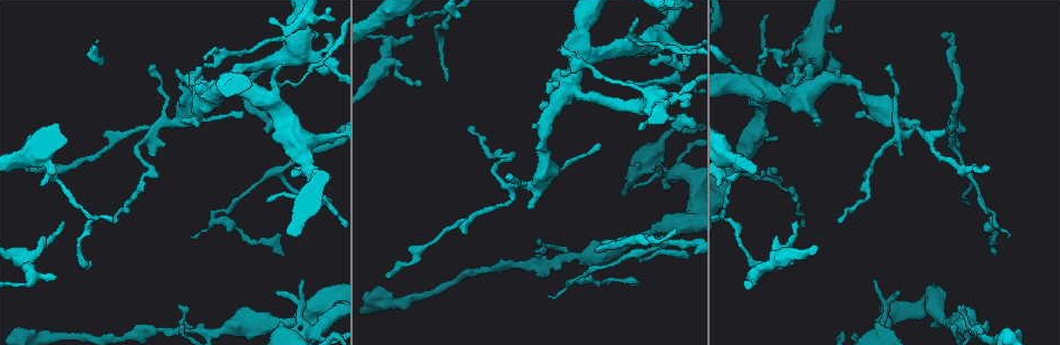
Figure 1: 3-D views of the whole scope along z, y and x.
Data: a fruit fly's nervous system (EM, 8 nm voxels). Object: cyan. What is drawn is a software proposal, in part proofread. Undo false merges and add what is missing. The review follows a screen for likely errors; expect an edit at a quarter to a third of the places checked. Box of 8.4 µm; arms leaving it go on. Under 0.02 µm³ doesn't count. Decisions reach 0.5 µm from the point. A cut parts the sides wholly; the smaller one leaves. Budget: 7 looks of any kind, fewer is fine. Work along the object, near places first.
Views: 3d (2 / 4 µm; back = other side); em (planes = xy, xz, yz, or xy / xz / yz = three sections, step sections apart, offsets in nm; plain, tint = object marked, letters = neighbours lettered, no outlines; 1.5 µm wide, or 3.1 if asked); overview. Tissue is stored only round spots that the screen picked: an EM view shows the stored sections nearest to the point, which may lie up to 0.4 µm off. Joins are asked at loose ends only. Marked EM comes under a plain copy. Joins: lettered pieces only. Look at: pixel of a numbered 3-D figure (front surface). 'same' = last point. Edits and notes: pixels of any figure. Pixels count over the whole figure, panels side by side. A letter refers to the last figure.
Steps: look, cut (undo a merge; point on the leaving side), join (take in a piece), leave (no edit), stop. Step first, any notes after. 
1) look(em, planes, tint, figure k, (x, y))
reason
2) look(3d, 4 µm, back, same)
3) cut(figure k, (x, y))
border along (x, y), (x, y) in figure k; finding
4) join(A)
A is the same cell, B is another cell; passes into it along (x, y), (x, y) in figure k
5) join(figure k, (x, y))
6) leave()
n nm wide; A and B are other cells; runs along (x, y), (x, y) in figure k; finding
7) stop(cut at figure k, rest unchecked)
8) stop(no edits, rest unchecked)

look(3d, 2 µm, figure 1, (764, 98))
free end

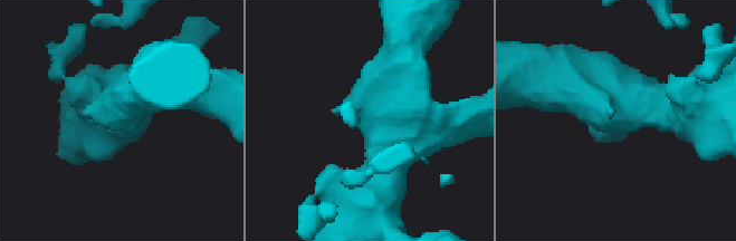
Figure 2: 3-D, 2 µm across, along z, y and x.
look(em, planes, tint, figure 2, (611, 115))

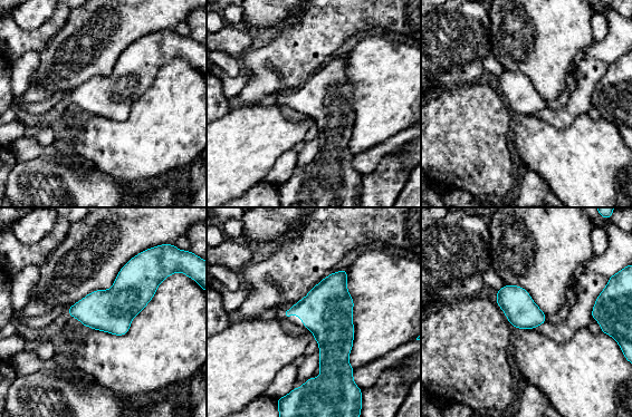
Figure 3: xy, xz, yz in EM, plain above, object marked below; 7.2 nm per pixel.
look(em, planes, letters, same)

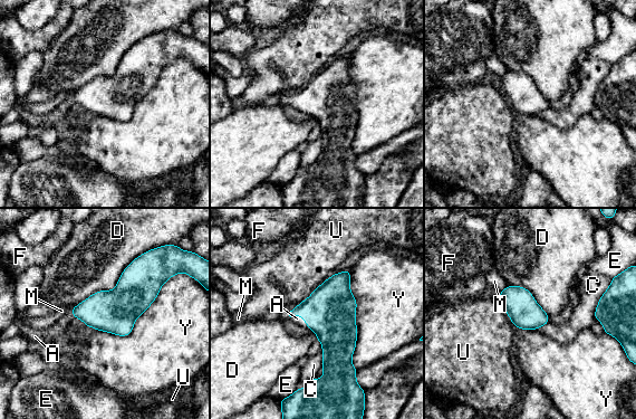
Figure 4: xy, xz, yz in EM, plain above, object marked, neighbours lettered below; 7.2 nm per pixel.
join(A)
220 nm wide; A is the same cell, C, D, E, F, M, U and Y are other cells; passes into it along (329, 311), (301, 316), (297, 318) in figure 4; it goes on there

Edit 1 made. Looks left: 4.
look(overview)
see it whole again

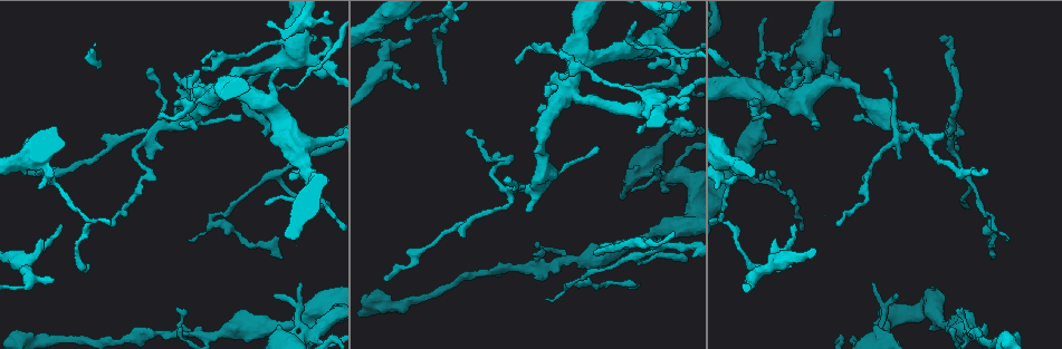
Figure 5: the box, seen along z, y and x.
look(em, yz, step 8, tint, figure 5, (744, 280))
an open end

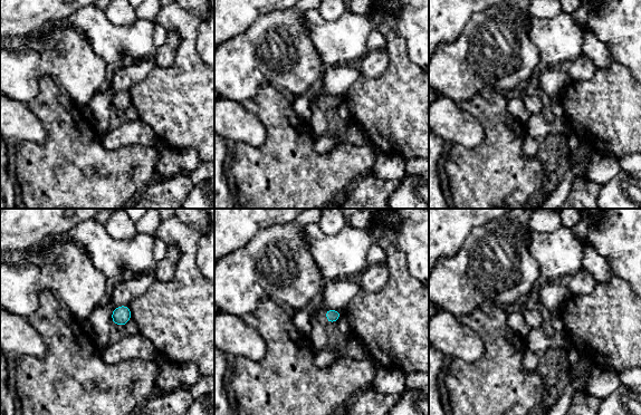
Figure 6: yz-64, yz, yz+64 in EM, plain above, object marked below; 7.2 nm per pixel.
look(em, yz, step 8, letters, same)
what lies round it

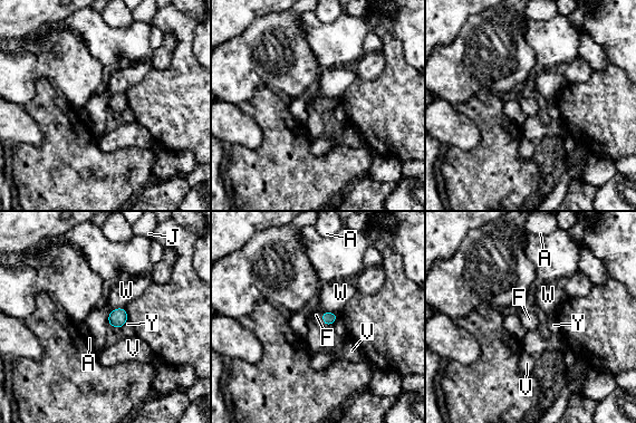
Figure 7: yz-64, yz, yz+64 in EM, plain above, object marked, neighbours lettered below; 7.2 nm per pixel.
join(F)
W touches over 180 nm; F is the same cell, A, J, V, W and Y are other cells; passes into it along (328, 318), (321, 317), (316, 315) in figure 7; it goes on there

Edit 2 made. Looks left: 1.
look(em, 3.1 µm, planes, letters, figure 5, (306, 336))
calibre changes

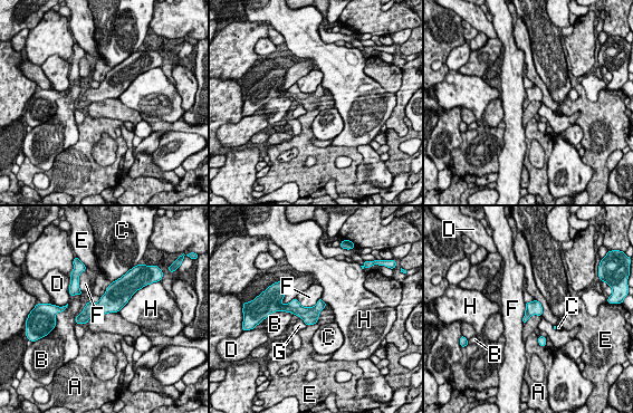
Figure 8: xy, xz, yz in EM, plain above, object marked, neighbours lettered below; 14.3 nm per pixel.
leave()
B touches over 440 nm; A, B, C, D, E, F, G and H are other cells; runs along (322, 305), (315, 310), (271, 306) in figure 8; all the same neuron

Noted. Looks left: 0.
stop(join at figure 4, join at figure 7, rest unchecked)

